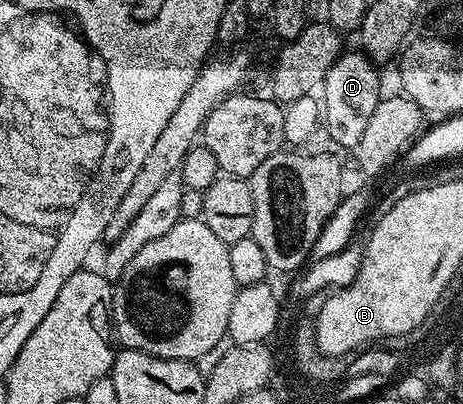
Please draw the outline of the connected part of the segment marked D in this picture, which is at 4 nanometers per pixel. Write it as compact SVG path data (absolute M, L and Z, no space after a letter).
M346 51L339 54L337 60L326 73L322 84L322 92L324 91L324 99L322 97L324 129L326 125L329 137L344 149L352 151L358 147L372 113L382 98L380 77L377 72L379 73L377 66L364 53Z

